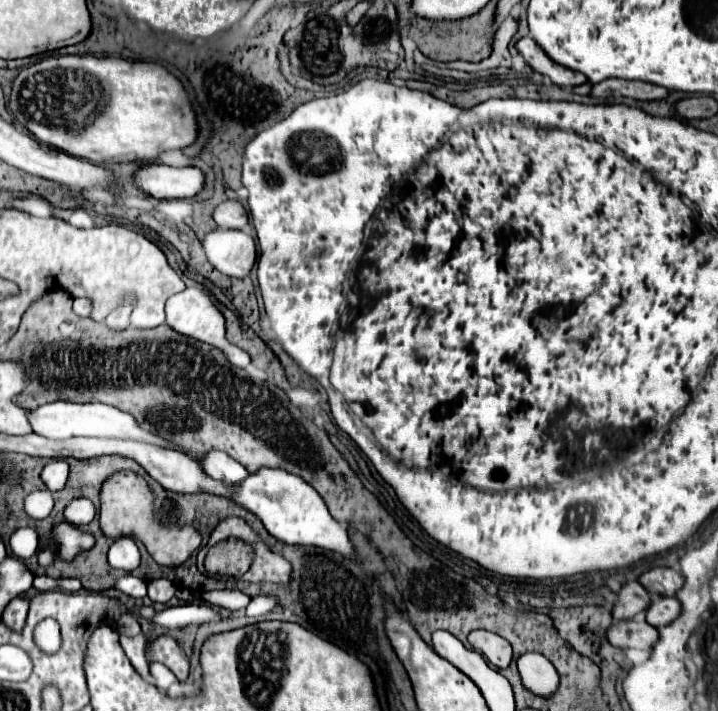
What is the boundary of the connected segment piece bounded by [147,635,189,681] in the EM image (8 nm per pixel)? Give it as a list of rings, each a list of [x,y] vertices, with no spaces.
[[[163,635],[155,643],[151,643],[151,647],[147,649],[147,659],[167,665],[179,681],[185,681],[189,675],[189,659],[185,657],[177,641],[173,641],[169,635]]]

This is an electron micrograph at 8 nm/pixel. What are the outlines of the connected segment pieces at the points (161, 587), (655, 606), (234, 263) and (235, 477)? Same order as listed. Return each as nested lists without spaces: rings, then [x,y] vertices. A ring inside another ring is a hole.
[[[169,579],[149,581],[149,599],[153,603],[167,603],[175,595],[175,585]]]
[[[657,597],[647,609],[647,623],[653,627],[665,627],[681,615],[681,603],[675,597]]]
[[[217,229],[203,239],[209,263],[229,277],[247,277],[257,261],[255,239],[245,231]]]
[[[209,451],[205,455],[197,455],[201,467],[213,477],[213,479],[219,479],[219,481],[225,481],[225,483],[241,483],[249,473],[247,469],[237,463],[235,459],[231,459],[227,453],[223,451]]]

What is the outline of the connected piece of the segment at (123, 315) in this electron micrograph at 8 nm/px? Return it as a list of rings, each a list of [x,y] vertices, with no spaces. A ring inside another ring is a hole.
[[[127,305],[119,307],[105,319],[105,325],[113,331],[123,331],[129,327],[129,315],[131,315],[131,307],[127,307]]]

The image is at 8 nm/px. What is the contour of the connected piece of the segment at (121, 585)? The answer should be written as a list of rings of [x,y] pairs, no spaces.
[[[125,575],[115,583],[115,589],[123,591],[125,595],[131,595],[131,597],[145,597],[147,595],[147,581],[139,579],[135,575]]]

